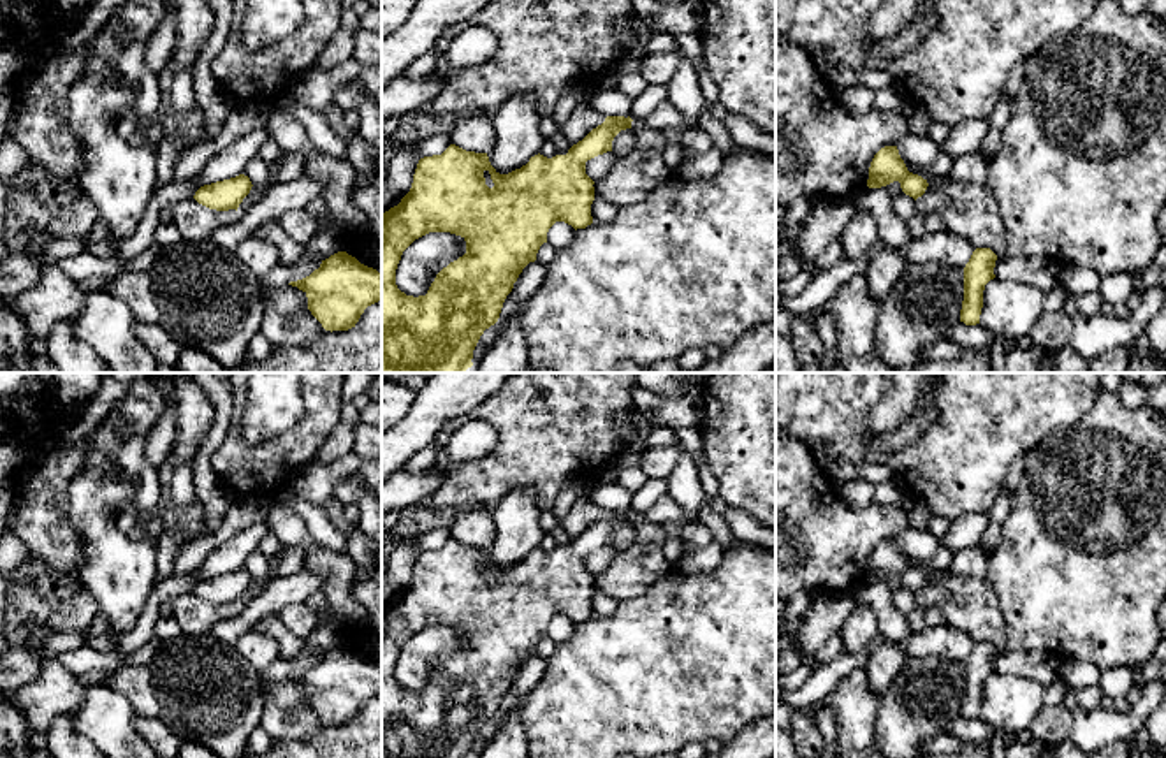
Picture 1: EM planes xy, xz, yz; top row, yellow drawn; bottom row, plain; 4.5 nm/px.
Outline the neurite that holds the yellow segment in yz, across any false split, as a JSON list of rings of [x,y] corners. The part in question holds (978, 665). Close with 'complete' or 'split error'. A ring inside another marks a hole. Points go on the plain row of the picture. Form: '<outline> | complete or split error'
[[[976,642],[964,661],[964,695],[960,703],[960,716],[966,719],[980,718],[983,702],[985,679],[995,672],[997,649],[990,642]]] | complete

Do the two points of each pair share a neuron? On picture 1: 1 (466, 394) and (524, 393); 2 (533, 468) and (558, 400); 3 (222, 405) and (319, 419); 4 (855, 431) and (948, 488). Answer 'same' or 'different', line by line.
1: different
2: same
3: different
4: same

